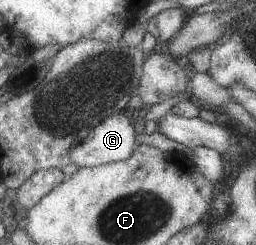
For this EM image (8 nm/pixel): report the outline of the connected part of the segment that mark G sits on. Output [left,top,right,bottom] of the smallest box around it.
[69,113,135,169]

